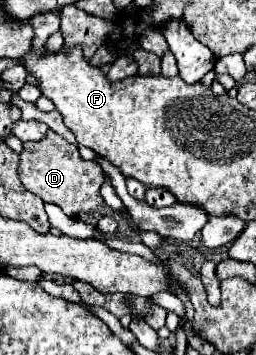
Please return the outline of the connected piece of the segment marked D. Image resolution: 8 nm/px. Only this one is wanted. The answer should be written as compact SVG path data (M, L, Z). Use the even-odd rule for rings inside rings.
M49 132L39 142L25 142L21 152L19 176L23 186L41 196L45 202L53 202L63 208L67 216L79 216L81 212L93 212L103 204L101 186L105 182L105 174L95 160L83 160L77 146L69 144L55 132Z

